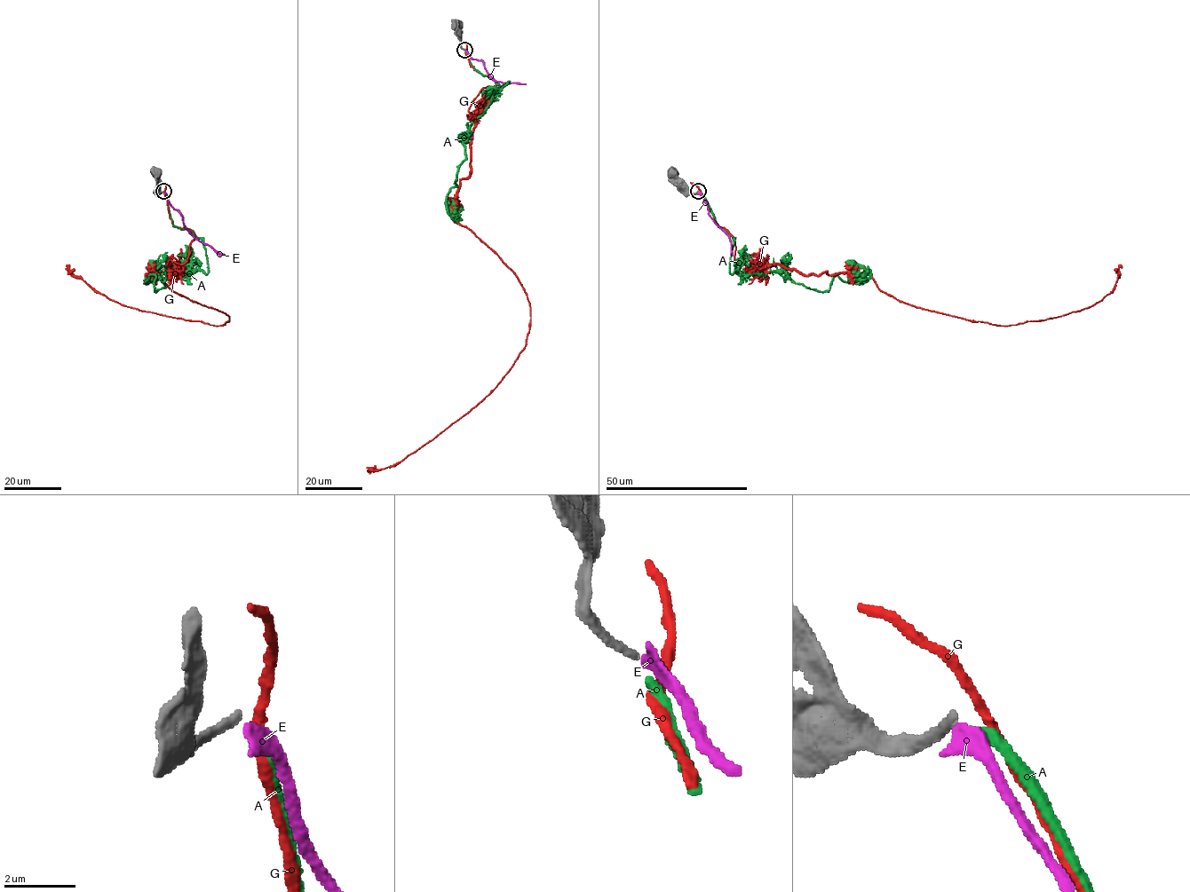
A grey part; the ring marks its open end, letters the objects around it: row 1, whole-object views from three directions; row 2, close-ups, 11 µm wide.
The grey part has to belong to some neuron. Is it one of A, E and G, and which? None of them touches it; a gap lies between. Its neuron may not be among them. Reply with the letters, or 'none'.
none

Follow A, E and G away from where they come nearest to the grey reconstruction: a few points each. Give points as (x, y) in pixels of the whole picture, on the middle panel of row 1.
A: (465, 51), (483, 74), (509, 82), (471, 125), (447, 195), (456, 217), (449, 204)
E: (465, 50), (472, 58), (483, 62), (487, 72), (495, 81), (526, 83)
G: (465, 51), (496, 85), (469, 110), (471, 173), (450, 215), (516, 275), (529, 333), (470, 411), (367, 469)

